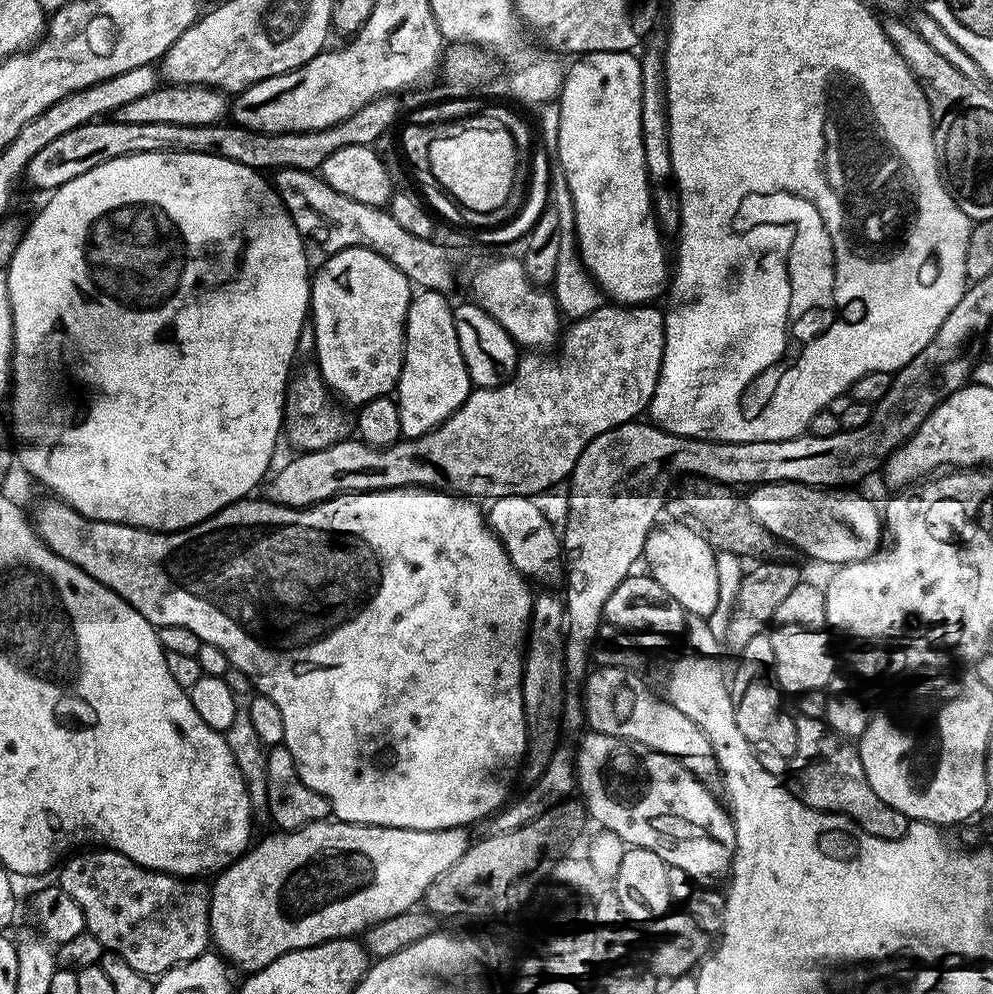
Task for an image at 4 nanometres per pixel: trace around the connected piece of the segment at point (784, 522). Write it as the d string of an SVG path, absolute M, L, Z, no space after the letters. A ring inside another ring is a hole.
M757 484L751 489L752 492L746 496L750 514L754 516L780 541L791 545L793 549L805 552L824 564L839 566L842 564L853 564L869 560L877 552L881 551L882 543L886 536L886 529L882 519L881 509L876 508L872 500L859 496L856 490L841 490L840 488L812 488L809 484Z

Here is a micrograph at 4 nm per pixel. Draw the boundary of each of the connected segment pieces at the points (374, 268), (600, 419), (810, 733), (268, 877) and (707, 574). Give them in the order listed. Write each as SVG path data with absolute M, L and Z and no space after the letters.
M347 248L331 253L327 259L317 272L315 269L310 280L310 319L316 339L314 364L320 369L320 377L328 389L345 405L359 406L389 395L400 381L404 361L404 323L414 288L402 270L386 262L382 254L374 254L374 250Z
M601 306L600 308L594 310L589 316L582 317L580 319L573 319L571 323L567 325L566 331L563 333L562 339L559 341L558 349L560 348L560 356L548 356L552 354L524 354L519 357L516 361L516 369L514 374L510 379L508 379L505 384L498 386L497 388L478 388L473 387L472 391L469 392L466 402L462 402L462 406L458 406L458 410L454 410L454 414L450 414L450 418L446 418L442 423L436 428L431 428L426 434L422 434L418 438L413 440L407 438L401 438L397 444L391 444L389 448L372 448L368 444L363 444L359 438L345 438L337 442L337 444L331 444L326 446L322 450L314 450L313 452L301 452L299 454L293 455L293 460L289 462L285 468L277 467L275 469L274 475L267 481L266 492L267 499L271 500L274 504L280 504L284 508L310 508L314 504L320 504L324 500L329 500L335 496L341 496L344 492L377 492L378 490L386 490L387 488L435 488L437 492L450 492L457 496L467 496L469 498L481 498L480 496L485 496L485 501L491 502L502 498L503 496L530 496L533 498L539 497L539 492L544 492L547 490L551 484L563 485L565 481L571 477L574 466L578 462L578 458L582 454L582 450L587 446L589 440L598 438L598 434L606 434L606 430L611 428L617 428L623 424L633 423L637 418L643 417L648 410L648 404L654 398L654 390L658 386L658 374L662 370L662 354L664 353L664 312L661 309L656 309L656 306Z
M797 715L795 722L798 730L796 756L808 760L801 766L796 784L794 783L794 791L801 802L823 812L841 812L862 830L878 838L897 840L902 834L906 834L910 823L908 817L886 806L886 802L882 802L882 798L874 794L870 782L866 782L866 770L862 770L859 751L837 736L824 720Z
M335 818L319 820L304 828L276 830L273 833L273 836L268 836L265 840L258 841L259 839L257 839L243 856L239 856L229 868L224 869L215 877L216 885L213 883L210 888L208 931L211 943L214 945L215 951L229 965L237 964L244 974L262 970L288 951L314 947L315 944L326 943L328 940L340 937L355 937L357 934L367 932L369 928L386 918L394 918L394 914L413 911L423 901L429 886L442 874L446 874L446 870L450 870L450 866L454 866L454 862L458 862L458 858L462 858L462 854L466 854L466 850L474 843L473 837L468 837L470 834L468 828L447 828L446 830L427 832L426 830L406 830L405 828L383 828L373 824L345 824L343 820Z
M668 524L657 526L649 532L644 547L643 561L648 562L647 571L684 608L688 616L702 616L707 618L718 603L718 570L716 569L717 551L708 544L707 538L696 528L684 524Z

